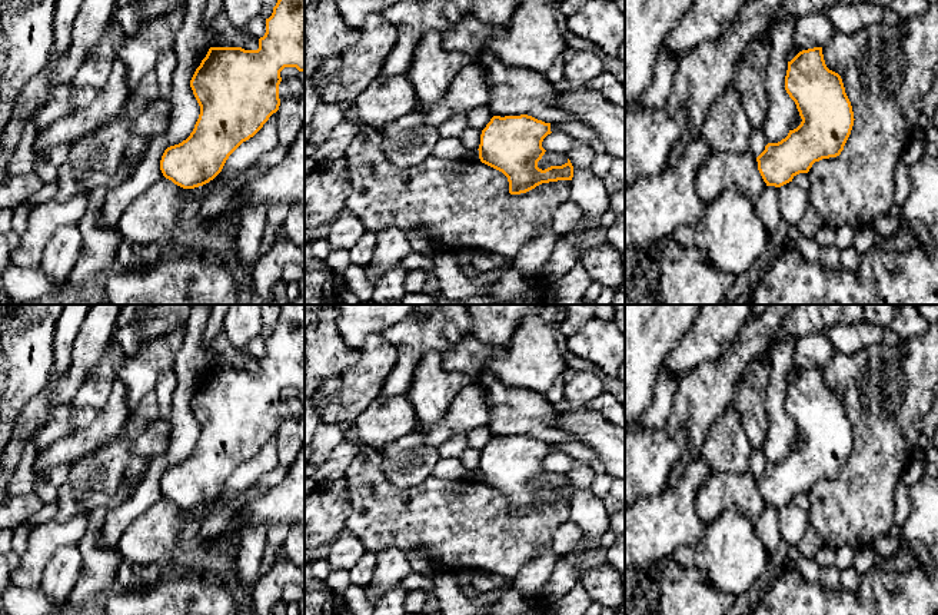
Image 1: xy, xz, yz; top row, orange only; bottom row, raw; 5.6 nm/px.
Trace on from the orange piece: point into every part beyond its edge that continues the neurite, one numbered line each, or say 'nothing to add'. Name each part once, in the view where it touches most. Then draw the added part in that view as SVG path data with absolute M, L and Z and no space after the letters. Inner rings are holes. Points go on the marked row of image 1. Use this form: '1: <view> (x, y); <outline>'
nothing to add

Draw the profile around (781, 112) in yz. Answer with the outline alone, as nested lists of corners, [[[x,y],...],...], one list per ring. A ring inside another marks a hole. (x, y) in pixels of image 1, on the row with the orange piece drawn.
[[[786,16],[771,23],[772,56],[766,69],[765,89],[768,94],[768,113],[764,132],[768,143],[785,139],[794,123],[796,104],[785,90],[788,70],[786,54],[792,49],[796,19]]]

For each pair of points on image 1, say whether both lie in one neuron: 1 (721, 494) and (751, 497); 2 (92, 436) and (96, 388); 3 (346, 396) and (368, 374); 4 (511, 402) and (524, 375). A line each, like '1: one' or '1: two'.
1: one
2: two
3: one
4: two

